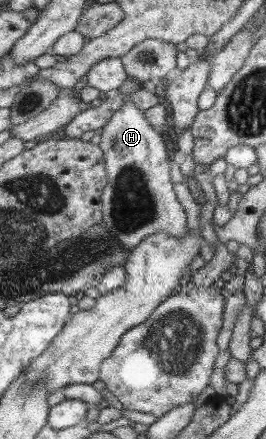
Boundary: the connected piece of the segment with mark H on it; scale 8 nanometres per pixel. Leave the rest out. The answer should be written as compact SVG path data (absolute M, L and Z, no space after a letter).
M135 80L125 82L116 93L125 93L129 99L123 103L117 113L104 125L102 141L99 147L106 156L107 187L104 187L102 195L103 222L102 227L106 228L114 240L122 244L124 250L132 250L140 241L156 231L164 231L176 239L182 239L186 235L187 215L182 205L178 202L174 192L173 183L170 177L171 161L166 151L160 130L148 123L144 111L137 109L131 101L132 94L140 90L140 83Z

